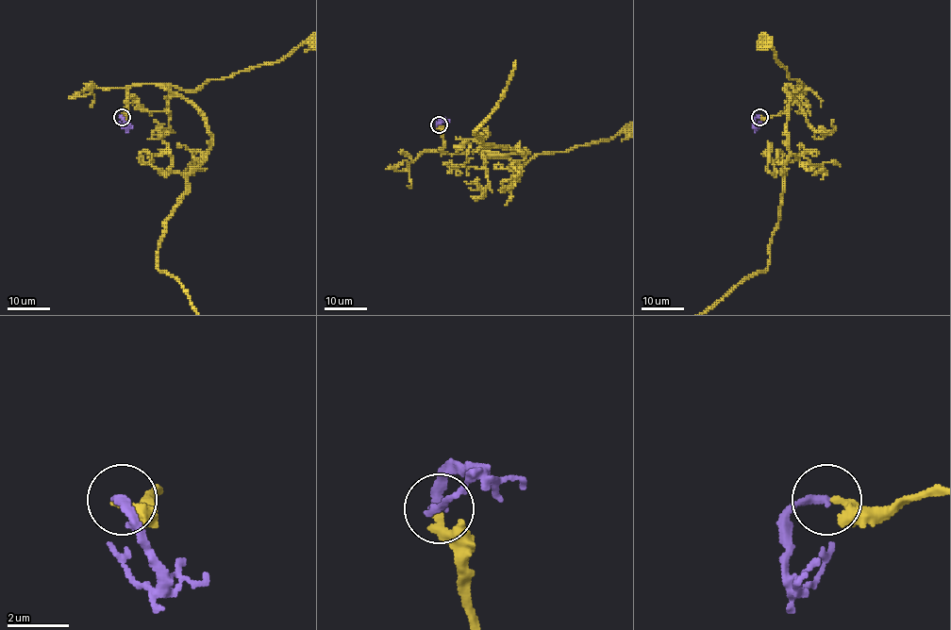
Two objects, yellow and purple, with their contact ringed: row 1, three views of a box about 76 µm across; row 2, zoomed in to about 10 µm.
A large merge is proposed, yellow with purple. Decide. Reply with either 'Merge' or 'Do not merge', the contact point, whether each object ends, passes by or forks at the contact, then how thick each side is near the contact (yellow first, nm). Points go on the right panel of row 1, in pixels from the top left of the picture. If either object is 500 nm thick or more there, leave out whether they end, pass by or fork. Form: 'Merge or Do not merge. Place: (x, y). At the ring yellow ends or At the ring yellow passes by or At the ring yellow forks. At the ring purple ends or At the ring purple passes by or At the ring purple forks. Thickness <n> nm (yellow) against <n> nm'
Merge. Place: (759, 117). At the ring yellow ends. At the ring purple ends. Thickness 320 nm (yellow) against 300 nm

